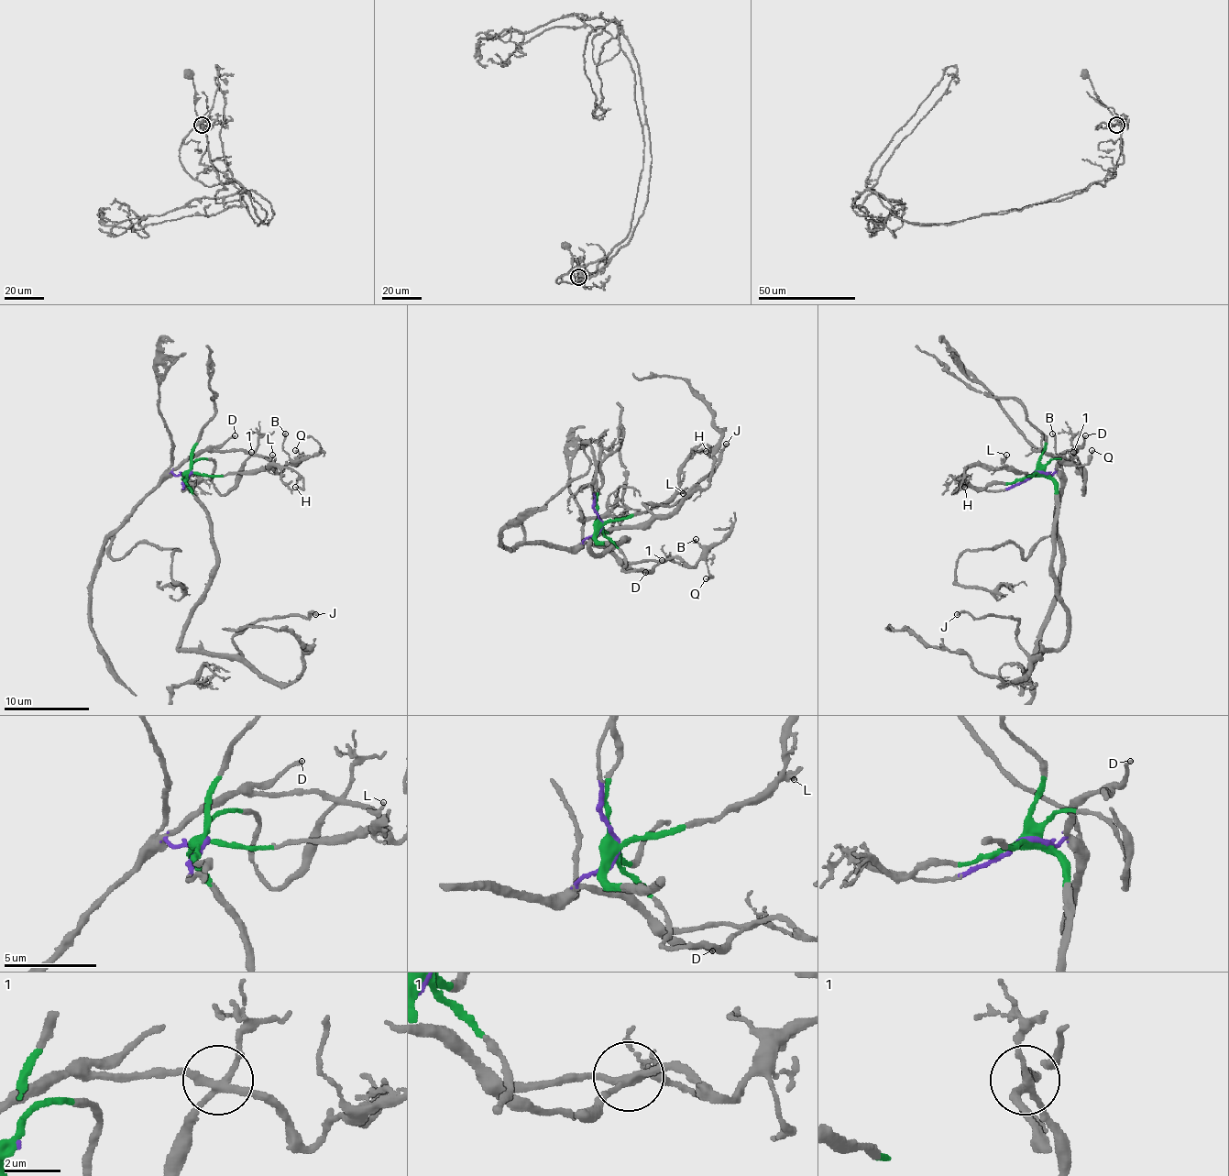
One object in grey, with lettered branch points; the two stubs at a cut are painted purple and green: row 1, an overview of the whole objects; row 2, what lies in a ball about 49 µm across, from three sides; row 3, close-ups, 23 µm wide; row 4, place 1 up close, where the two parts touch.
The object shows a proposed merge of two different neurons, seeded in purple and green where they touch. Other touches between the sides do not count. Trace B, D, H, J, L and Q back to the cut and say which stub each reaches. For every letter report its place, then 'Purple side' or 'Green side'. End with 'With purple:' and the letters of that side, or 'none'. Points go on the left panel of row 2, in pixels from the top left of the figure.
B: Place: (285, 434). Purple side
D: Place: (235, 435). Purple side
H: Place: (295, 487). Green side
J: Place: (315, 614). Green side
L: Place: (272, 455). Green side
Q: Place: (295, 450). Purple side
With purple: B, D, Q

